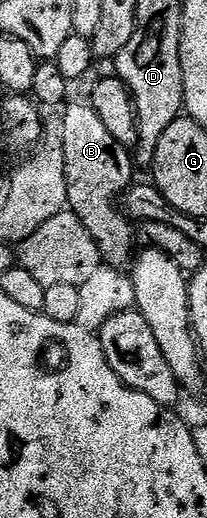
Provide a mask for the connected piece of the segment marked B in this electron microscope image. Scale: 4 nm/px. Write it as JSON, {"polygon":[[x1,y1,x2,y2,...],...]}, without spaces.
{"polygon":[[75,104,65,106,67,109,62,117,60,131,64,175,67,177,66,204,69,212,74,213,84,223,92,239,96,239,103,262,115,267,126,267,136,256,135,226,119,205,122,194,135,180,136,161,131,150,120,144,112,136,112,131,108,131,108,127,104,127,104,122,94,110,93,104]]}

